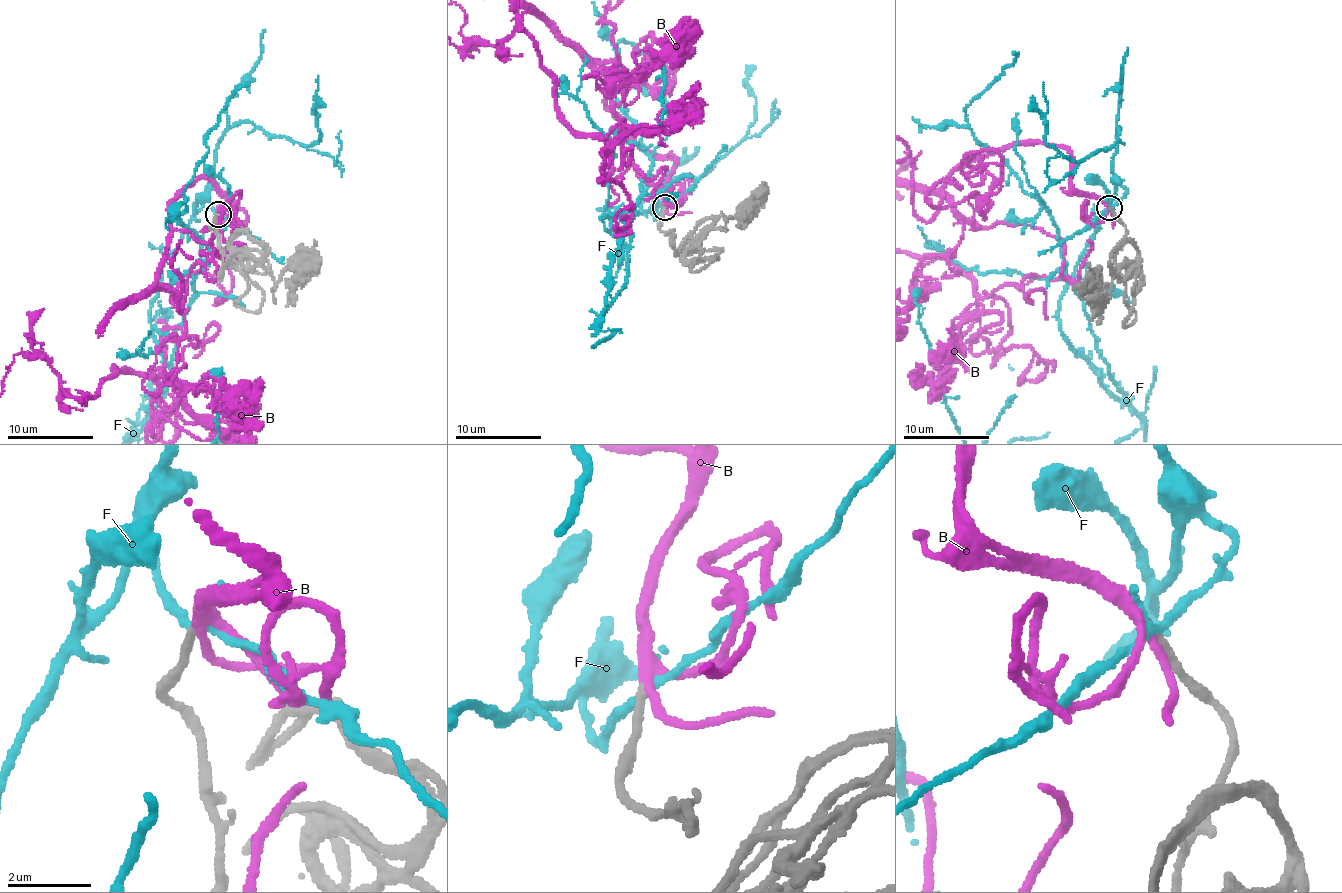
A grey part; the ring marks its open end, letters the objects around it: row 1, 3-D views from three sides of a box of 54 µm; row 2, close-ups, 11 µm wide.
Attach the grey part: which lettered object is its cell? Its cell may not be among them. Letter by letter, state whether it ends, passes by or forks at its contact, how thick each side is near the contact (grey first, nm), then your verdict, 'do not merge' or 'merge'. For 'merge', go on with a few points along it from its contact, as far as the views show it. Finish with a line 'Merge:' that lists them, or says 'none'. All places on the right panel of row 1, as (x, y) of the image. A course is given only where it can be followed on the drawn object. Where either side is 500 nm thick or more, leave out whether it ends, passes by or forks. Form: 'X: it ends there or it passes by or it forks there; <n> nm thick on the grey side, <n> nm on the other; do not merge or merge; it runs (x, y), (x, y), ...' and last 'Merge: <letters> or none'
B: it forks there; 200 nm thick on the grey side, 220 nm on the other; merge
F: it forks there; 200 nm thick on the grey side, 170 nm on the other; do not merge
Merge: B

